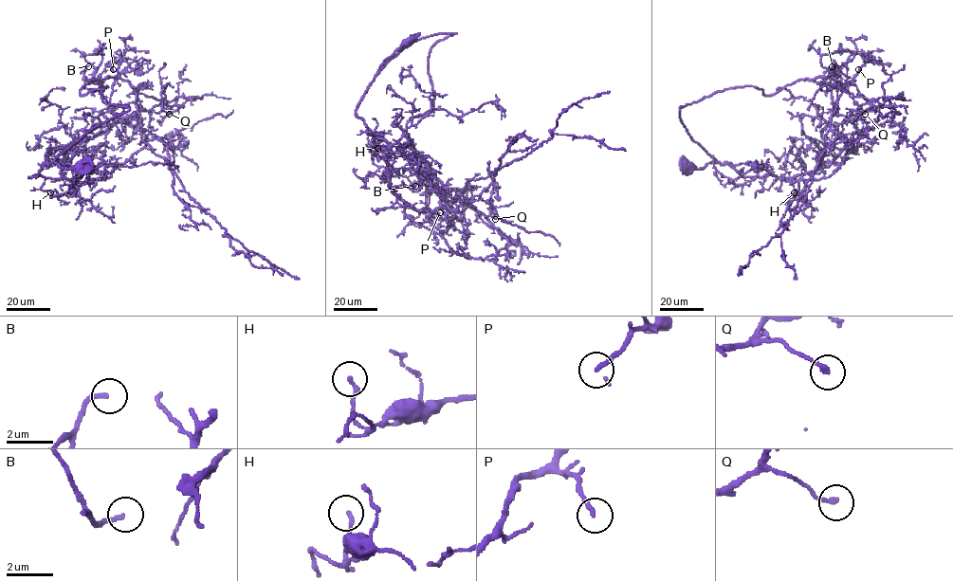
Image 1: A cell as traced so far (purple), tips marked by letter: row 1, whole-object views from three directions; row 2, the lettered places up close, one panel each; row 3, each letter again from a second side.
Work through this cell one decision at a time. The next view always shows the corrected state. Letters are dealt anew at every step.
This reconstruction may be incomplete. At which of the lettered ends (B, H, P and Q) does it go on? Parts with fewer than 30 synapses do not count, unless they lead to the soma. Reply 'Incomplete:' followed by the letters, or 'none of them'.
Incomplete: B

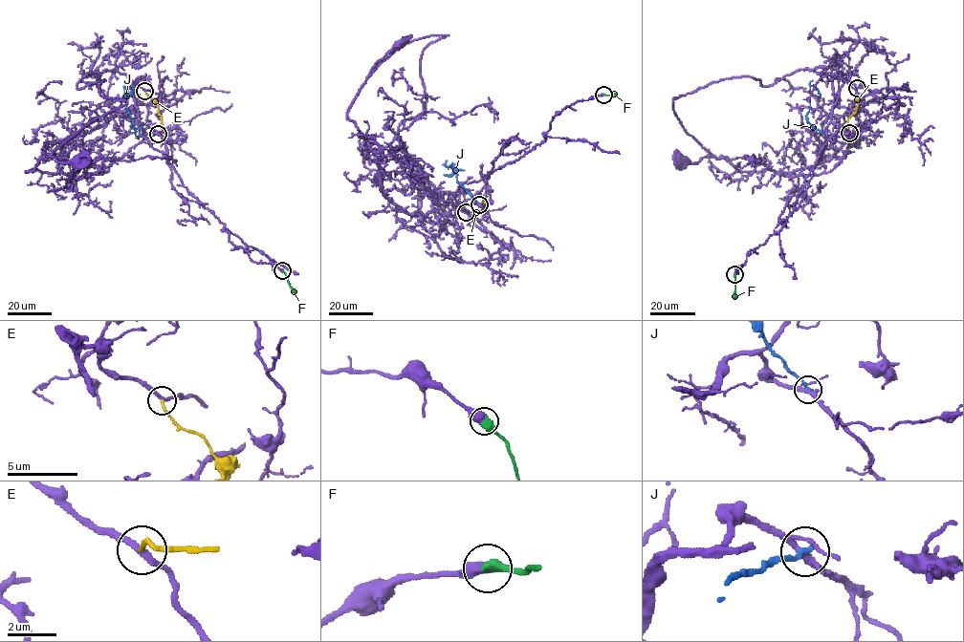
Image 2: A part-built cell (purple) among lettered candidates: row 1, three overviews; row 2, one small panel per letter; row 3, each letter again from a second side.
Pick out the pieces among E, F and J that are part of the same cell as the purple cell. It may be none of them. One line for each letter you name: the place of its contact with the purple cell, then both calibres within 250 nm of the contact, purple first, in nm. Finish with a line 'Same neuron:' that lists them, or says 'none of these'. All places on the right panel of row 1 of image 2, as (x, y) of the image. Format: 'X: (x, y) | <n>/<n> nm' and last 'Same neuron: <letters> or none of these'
E: (857, 88) | 240/180 nm
F: (734, 274) | 500/500 nm
Same neuron: E, F

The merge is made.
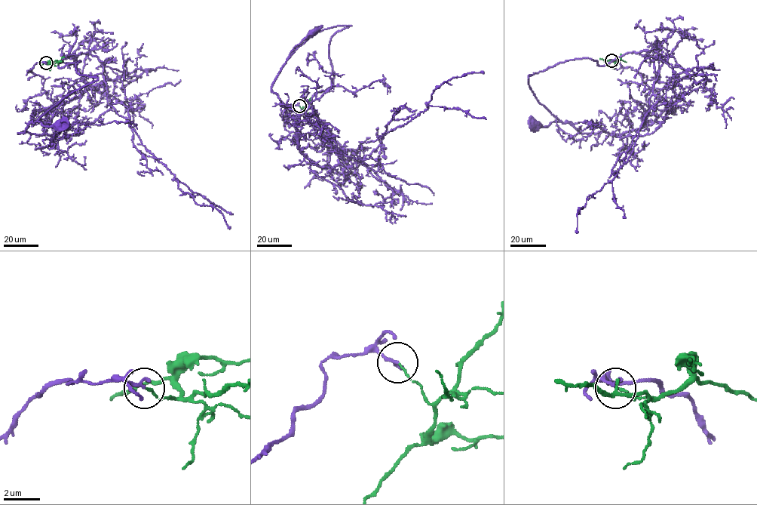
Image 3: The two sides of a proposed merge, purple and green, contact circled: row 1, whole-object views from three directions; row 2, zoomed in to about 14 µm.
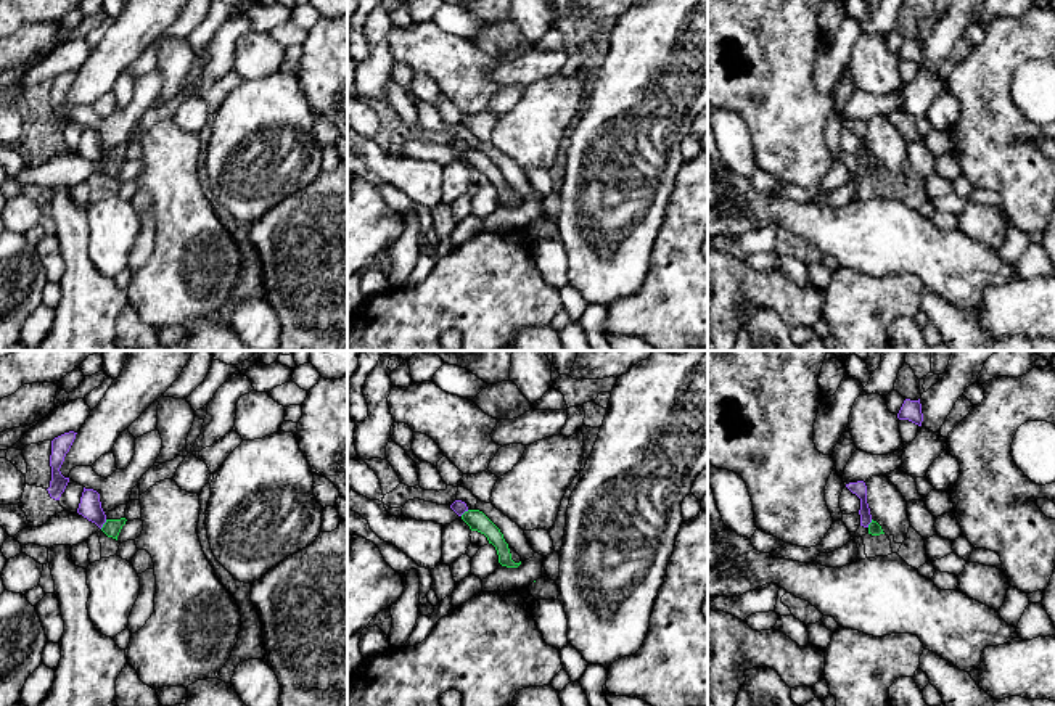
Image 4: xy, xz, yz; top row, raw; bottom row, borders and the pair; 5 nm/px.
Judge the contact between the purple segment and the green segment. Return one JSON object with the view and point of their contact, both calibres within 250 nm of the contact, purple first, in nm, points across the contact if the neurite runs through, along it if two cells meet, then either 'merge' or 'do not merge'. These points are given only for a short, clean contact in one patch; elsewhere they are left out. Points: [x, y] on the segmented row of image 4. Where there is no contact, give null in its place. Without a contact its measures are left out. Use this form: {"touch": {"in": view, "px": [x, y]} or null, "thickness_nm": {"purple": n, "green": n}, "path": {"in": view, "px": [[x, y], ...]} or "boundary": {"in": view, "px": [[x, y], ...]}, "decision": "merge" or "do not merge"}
{"touch": {"in": "xy", "px": [103, 523]}, "thickness_nm": {"purple": 110, "green": 90}, "boundary": {"in": "xy", "px": [[106, 520], [100, 528]]}, "decision": "do not merge"}

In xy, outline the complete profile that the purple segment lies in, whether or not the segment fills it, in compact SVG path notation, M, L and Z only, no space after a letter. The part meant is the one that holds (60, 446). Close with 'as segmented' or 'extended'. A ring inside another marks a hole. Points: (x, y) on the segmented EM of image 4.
M74 431L64 433L51 441L51 455L50 455L50 466L51 466L51 481L50 487L47 489L50 497L60 500L61 494L64 492L69 478L64 478L60 471L66 454L69 452L74 439Z | as segmented

